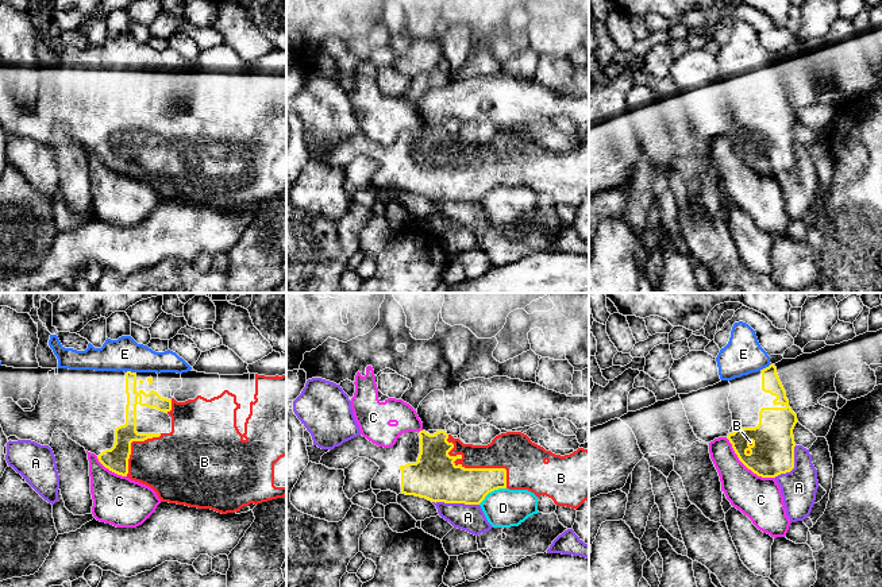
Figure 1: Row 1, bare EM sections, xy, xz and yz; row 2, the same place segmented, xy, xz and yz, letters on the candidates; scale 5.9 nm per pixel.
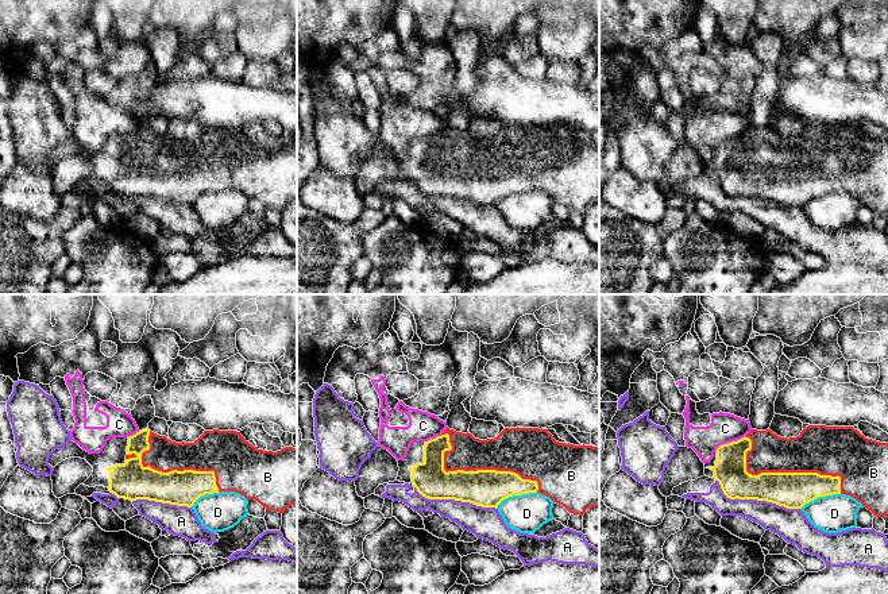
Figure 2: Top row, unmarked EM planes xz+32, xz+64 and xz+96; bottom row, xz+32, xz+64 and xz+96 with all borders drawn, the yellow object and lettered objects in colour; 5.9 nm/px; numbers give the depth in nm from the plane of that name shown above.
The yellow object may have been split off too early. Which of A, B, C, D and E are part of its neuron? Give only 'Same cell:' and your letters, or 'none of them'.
Same cell: B, E

